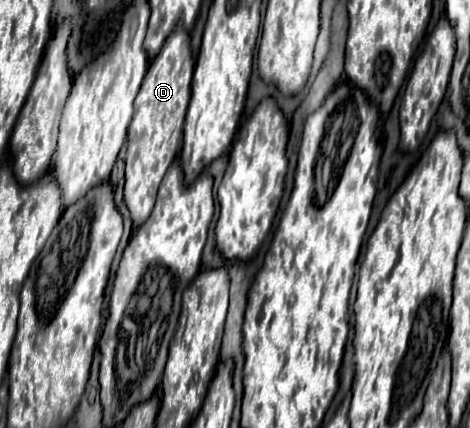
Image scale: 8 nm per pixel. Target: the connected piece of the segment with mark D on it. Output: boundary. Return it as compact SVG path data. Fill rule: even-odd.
M176 24L174 32L166 38L158 56L150 62L144 82L134 100L134 116L128 128L126 150L126 186L124 202L132 214L134 228L138 228L152 212L158 186L174 160L180 140L184 114L190 100L190 76L194 72L194 56L190 50L190 38L182 24Z

